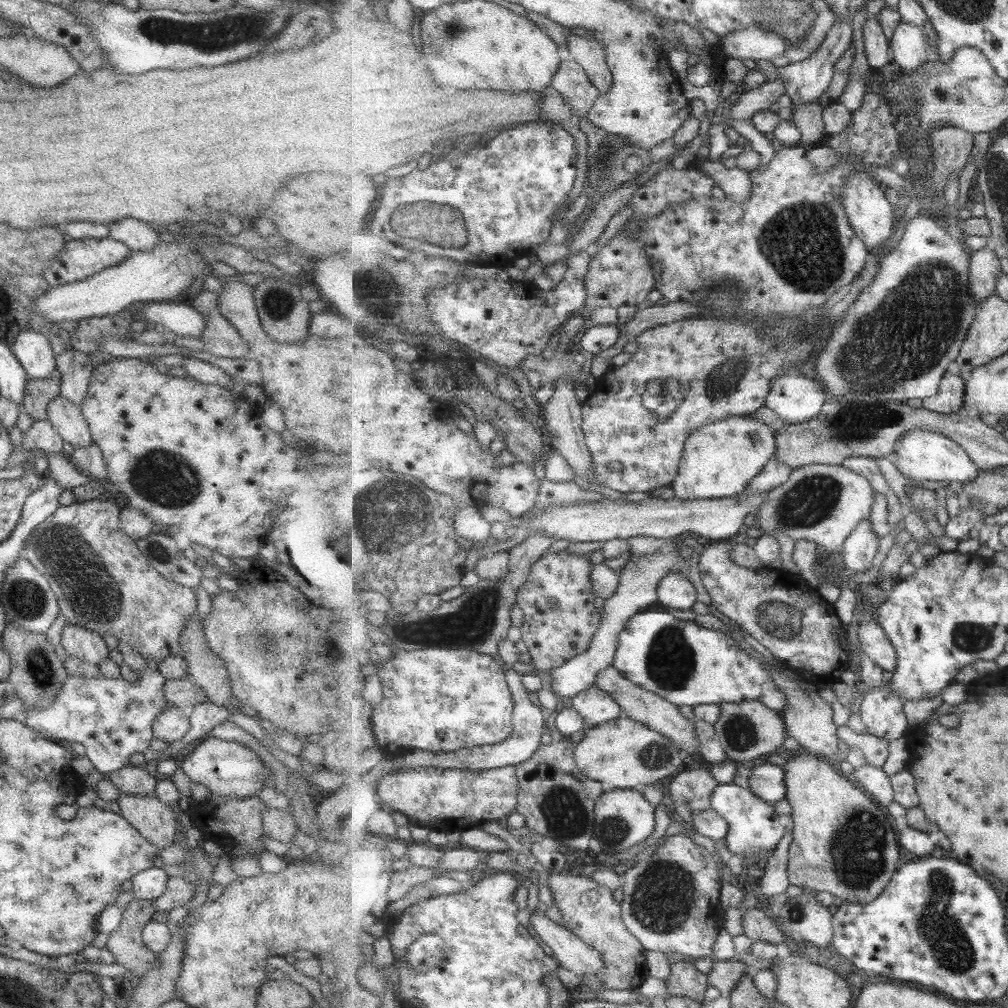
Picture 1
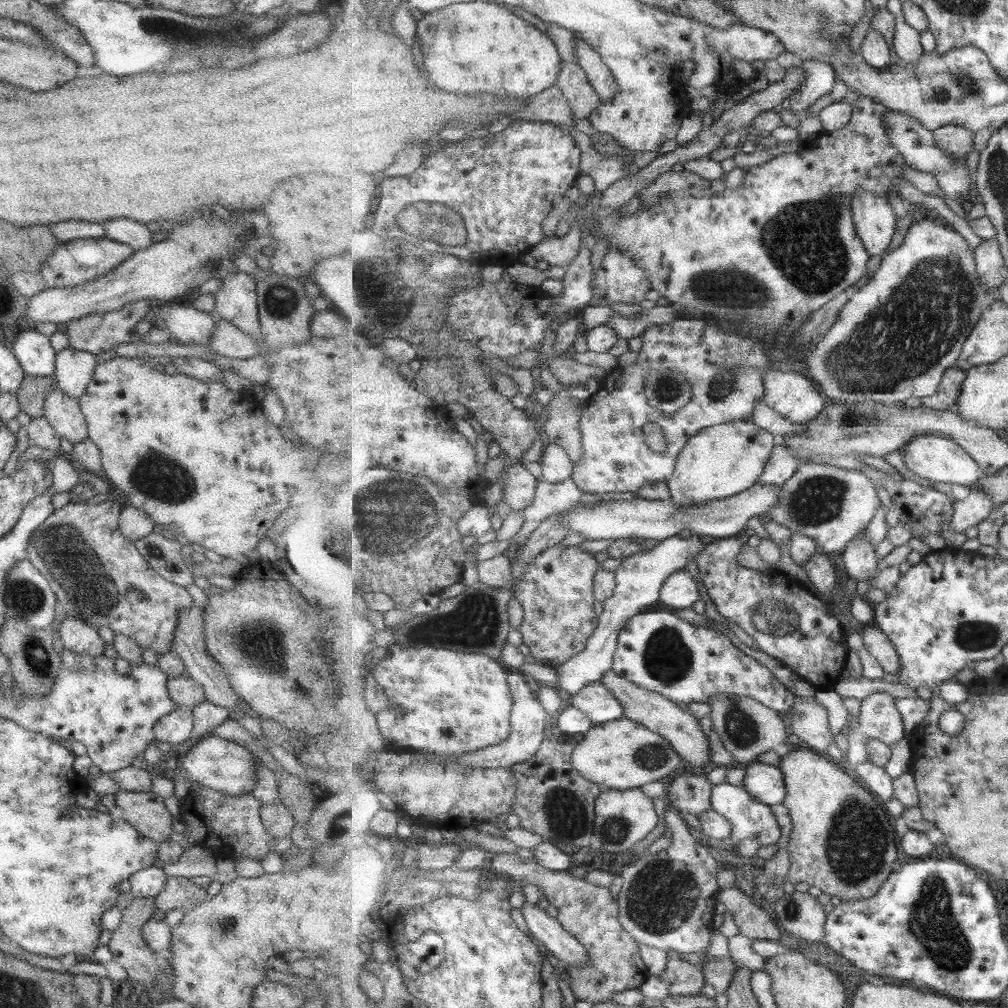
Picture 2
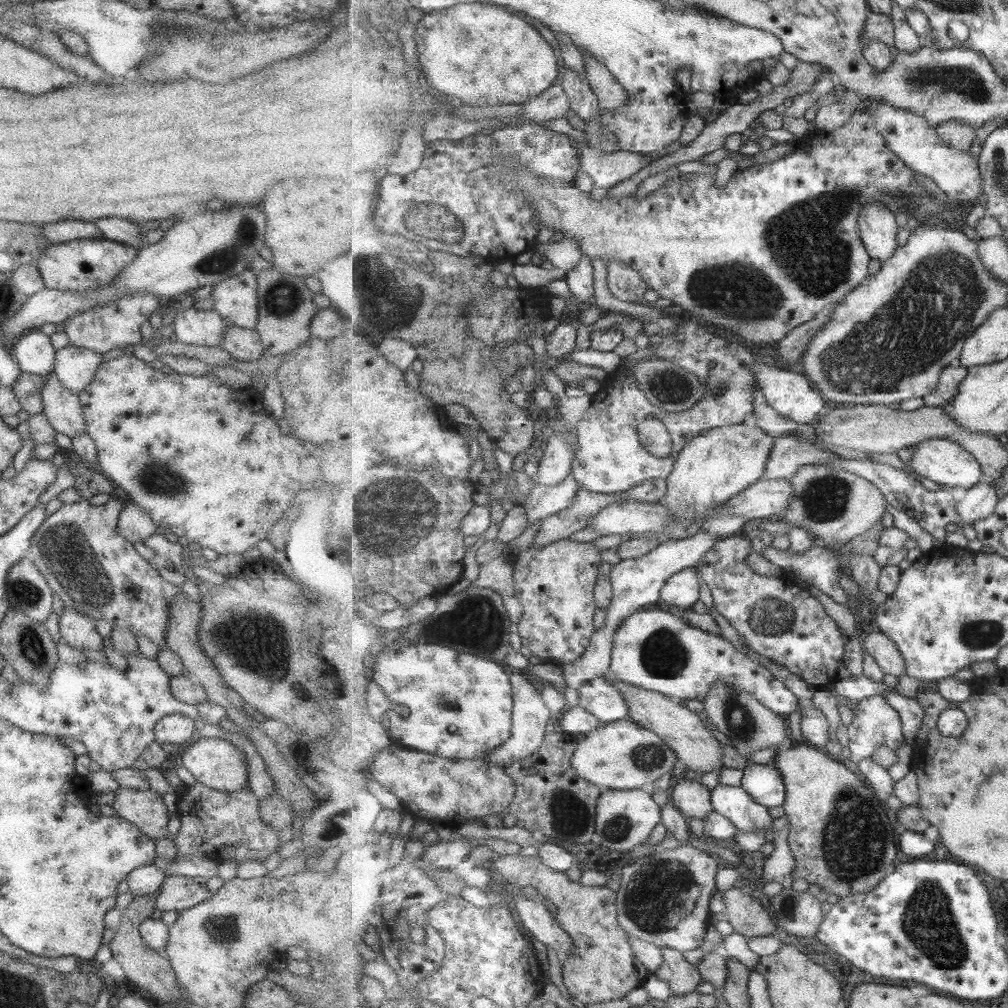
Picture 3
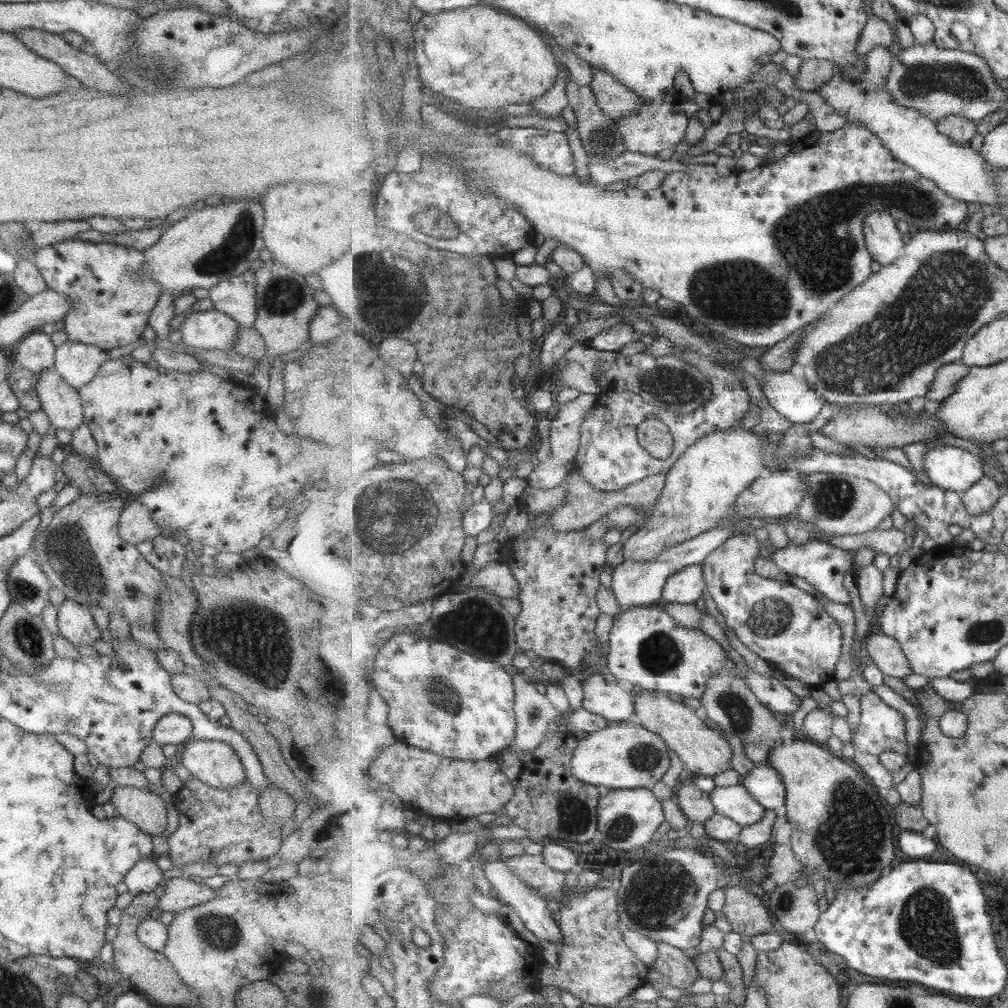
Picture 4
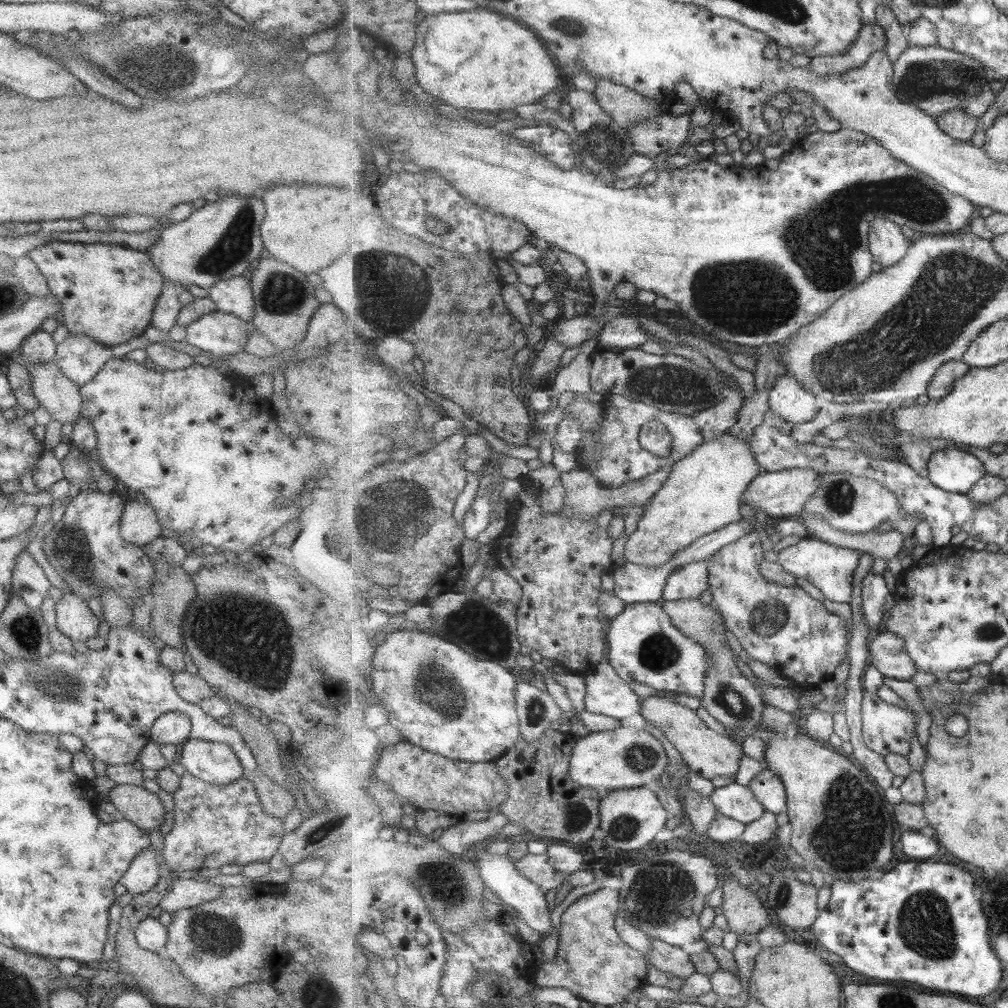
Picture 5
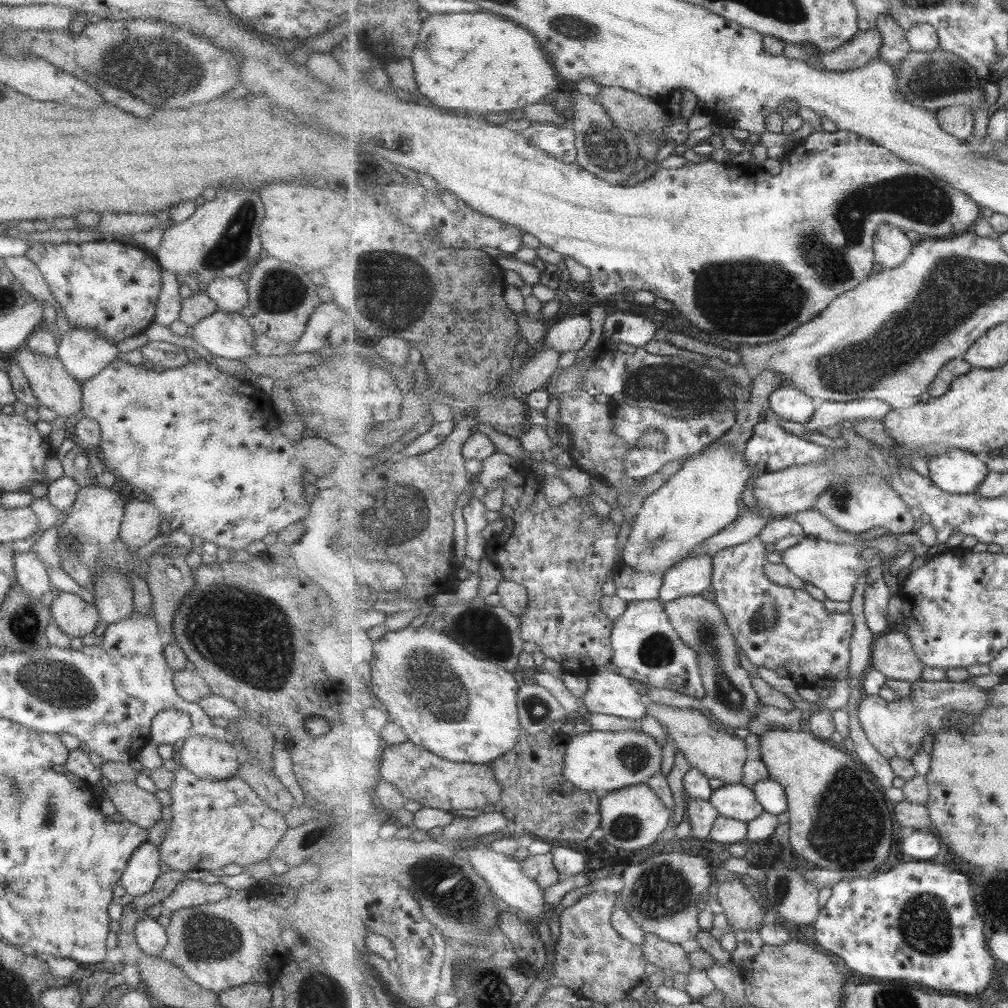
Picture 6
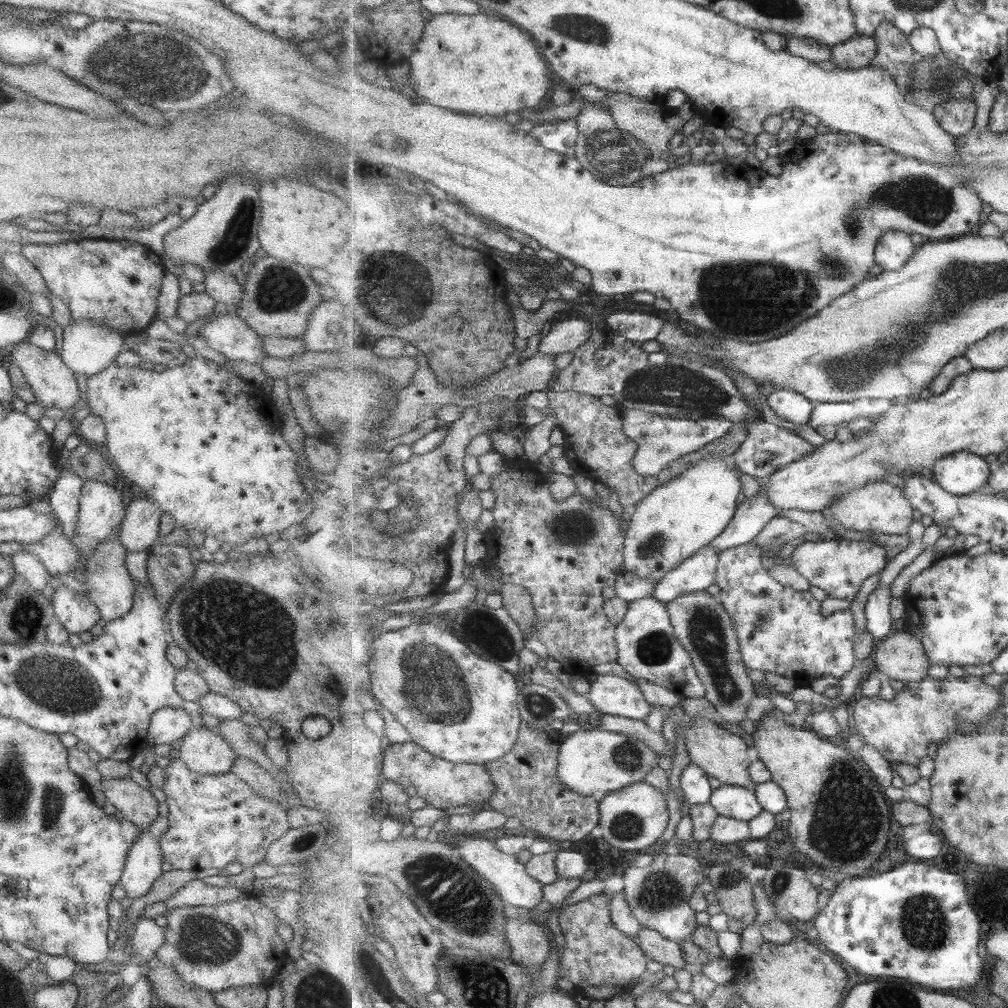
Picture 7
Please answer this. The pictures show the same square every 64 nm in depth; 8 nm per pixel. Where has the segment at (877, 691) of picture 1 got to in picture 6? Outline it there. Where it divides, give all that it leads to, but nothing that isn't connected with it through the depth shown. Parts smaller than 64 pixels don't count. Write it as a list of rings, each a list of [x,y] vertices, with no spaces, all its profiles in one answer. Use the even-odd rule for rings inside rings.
[[[948,679],[939,682],[923,682],[918,681],[911,683],[912,693],[908,697],[898,698],[895,702],[885,700],[880,694],[869,694],[862,698],[859,709],[859,721],[863,725],[863,730],[872,742],[872,745],[885,757],[891,758],[905,758],[913,760],[917,754],[923,750],[923,740],[927,734],[931,734],[934,738],[943,729],[943,721],[951,715],[956,713],[959,718],[963,712],[971,715],[981,715],[984,709],[990,705],[991,696],[989,691],[983,688],[977,688],[973,684],[969,684],[967,680],[961,682],[950,682]]]

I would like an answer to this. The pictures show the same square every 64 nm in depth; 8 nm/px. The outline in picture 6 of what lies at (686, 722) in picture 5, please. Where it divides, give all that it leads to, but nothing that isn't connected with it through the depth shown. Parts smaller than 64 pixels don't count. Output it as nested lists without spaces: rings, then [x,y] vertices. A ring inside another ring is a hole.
[[[648,703],[648,714],[655,718],[663,731],[673,738],[678,750],[683,752],[689,764],[698,768],[707,778],[717,778],[725,785],[744,783],[744,768],[747,764],[747,745],[730,729],[715,730],[704,710],[681,709],[665,704]]]

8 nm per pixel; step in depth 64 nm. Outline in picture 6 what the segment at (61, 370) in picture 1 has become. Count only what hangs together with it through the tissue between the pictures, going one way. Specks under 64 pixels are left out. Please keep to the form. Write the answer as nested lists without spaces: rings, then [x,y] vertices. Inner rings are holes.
[[[69,327],[60,337],[56,357],[79,384],[117,358],[117,343],[87,327]]]

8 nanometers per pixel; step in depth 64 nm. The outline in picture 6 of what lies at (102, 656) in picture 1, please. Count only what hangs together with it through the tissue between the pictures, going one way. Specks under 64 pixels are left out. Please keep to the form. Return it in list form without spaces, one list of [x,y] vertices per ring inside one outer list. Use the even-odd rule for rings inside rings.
[[[57,590],[57,594],[53,596],[50,602],[49,609],[57,626],[70,637],[77,636],[80,638],[85,634],[89,634],[89,632],[93,632],[95,625],[101,621],[98,610],[94,605],[87,603],[75,593]]]

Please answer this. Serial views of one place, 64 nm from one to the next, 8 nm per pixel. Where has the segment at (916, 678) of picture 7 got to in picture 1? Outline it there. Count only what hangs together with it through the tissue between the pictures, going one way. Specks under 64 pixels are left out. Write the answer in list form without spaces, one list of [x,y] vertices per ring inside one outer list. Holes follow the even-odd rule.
[[[863,619],[858,638],[862,644],[861,649],[877,666],[886,672],[895,674],[898,666],[898,654],[891,639],[877,620]]]

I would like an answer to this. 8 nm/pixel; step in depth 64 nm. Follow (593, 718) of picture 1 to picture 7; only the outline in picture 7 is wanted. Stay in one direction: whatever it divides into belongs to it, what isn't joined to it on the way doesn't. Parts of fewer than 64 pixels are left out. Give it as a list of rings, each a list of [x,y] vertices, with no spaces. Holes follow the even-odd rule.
[[[593,676],[589,679],[588,699],[605,715],[644,721],[651,714],[651,704],[637,683],[619,676]]]

